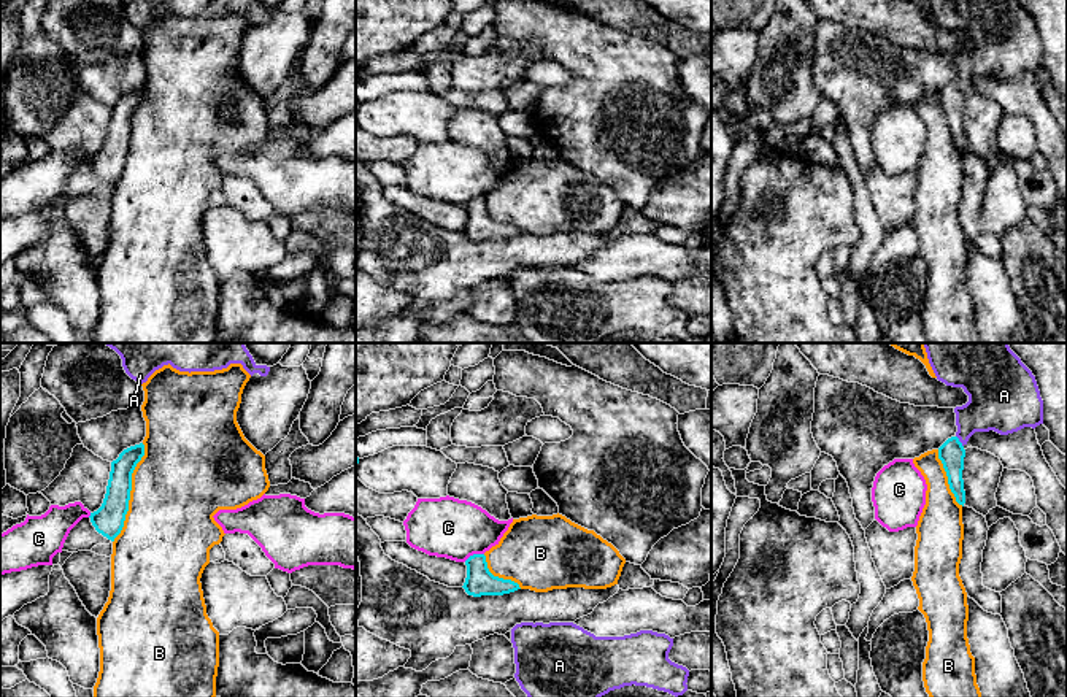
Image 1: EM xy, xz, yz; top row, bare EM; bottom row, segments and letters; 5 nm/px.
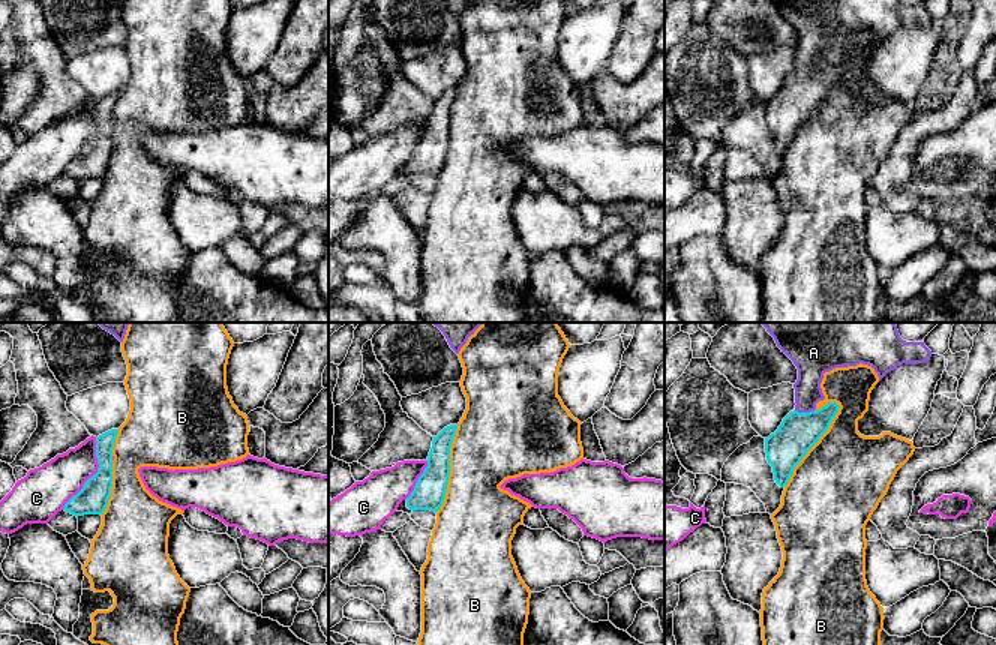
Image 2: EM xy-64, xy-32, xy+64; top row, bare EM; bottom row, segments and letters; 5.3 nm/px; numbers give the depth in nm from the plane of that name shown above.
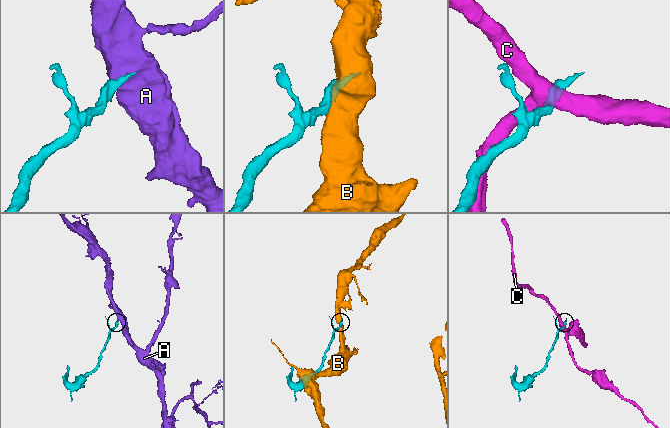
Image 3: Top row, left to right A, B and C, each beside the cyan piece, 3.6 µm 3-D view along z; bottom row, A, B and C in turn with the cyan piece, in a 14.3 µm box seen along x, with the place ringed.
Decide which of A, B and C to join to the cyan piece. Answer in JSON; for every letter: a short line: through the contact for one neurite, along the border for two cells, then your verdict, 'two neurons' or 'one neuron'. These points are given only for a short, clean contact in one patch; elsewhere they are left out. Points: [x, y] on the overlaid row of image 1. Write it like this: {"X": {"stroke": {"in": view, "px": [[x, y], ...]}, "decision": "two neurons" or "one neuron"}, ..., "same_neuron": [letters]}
{"A": {"stroke": {"in": "yz", "px": [[951, 453], [959, 442], [962, 434], [993, 405]]}, "decision": "one neuron"}, "B": {"decision": "two neurons"}, "C": {"decision": "two neurons"}, "same_neuron": ["A"]}

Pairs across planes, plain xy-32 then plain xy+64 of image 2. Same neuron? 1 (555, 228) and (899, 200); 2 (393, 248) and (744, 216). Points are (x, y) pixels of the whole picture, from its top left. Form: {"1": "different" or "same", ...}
{"1": "different", "2": "different"}

